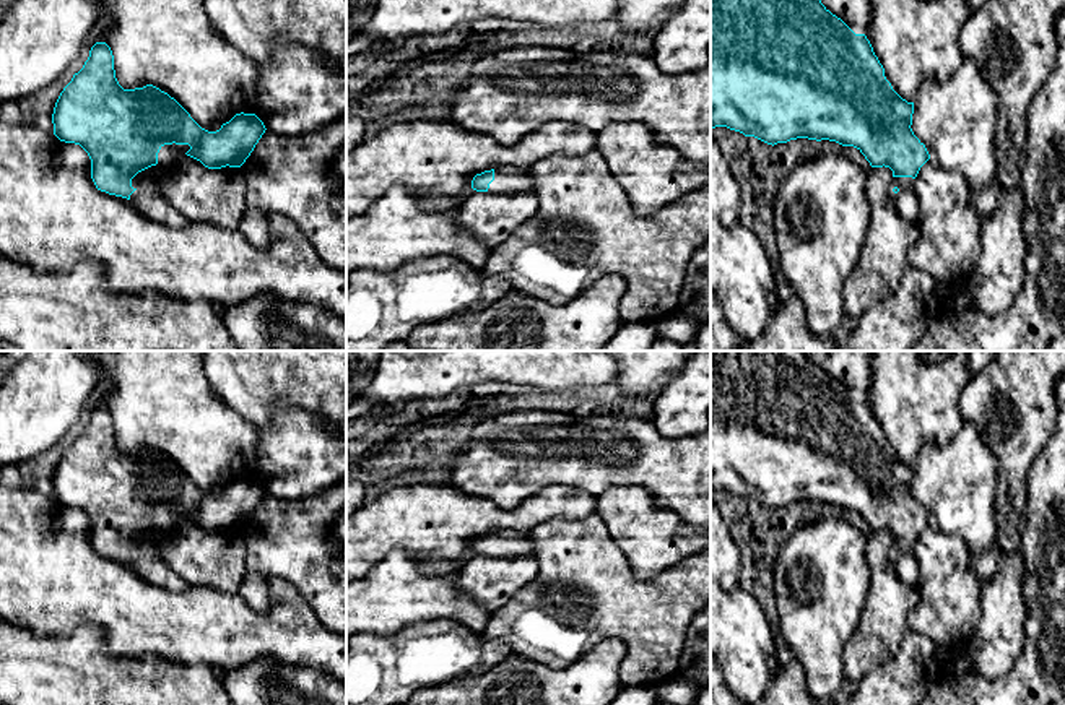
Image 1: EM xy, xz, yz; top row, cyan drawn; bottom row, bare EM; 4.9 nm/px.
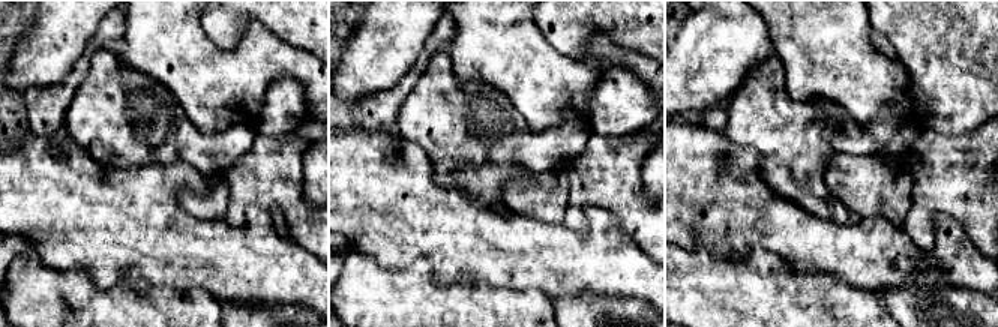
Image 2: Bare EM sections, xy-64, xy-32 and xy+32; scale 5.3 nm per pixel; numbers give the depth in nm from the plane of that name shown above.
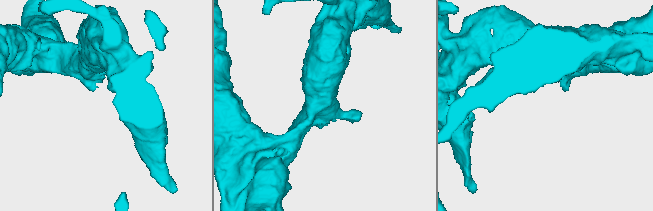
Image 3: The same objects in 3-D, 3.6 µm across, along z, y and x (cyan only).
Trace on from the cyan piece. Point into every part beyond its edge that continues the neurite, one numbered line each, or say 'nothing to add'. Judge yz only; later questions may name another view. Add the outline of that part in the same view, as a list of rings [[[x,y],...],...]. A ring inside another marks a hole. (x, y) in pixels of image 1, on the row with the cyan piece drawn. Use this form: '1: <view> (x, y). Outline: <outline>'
1: yz (906, 203). Outline: [[[894,177],[889,188],[889,198],[902,218],[919,224],[919,200],[914,195],[912,177]]]

